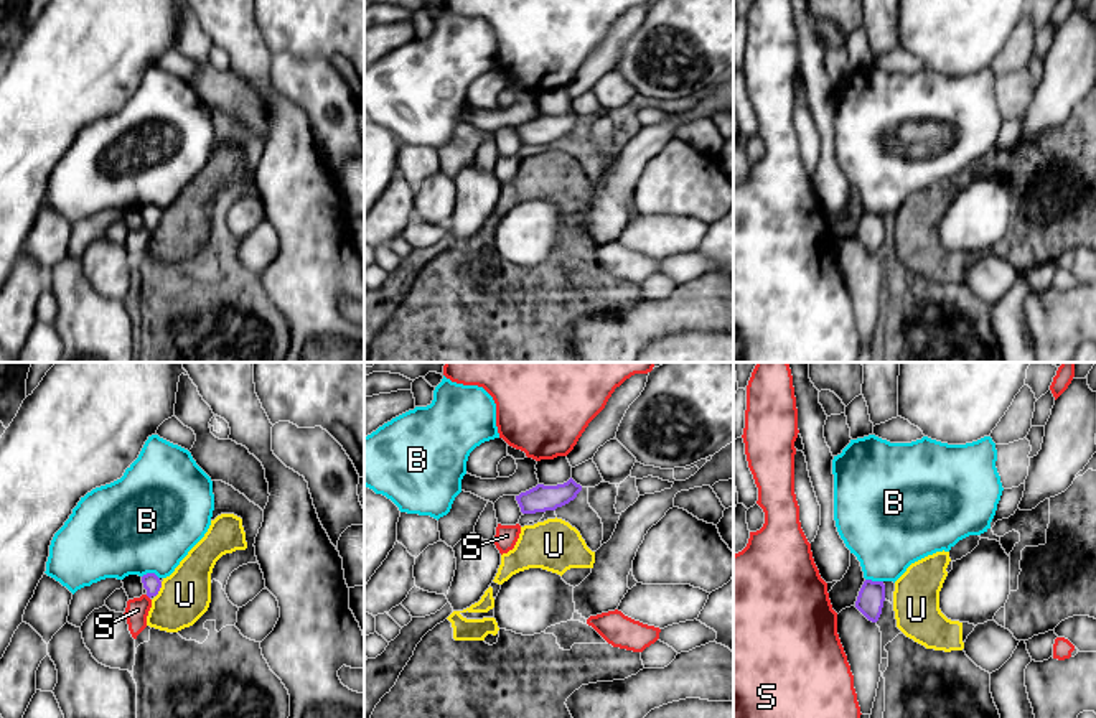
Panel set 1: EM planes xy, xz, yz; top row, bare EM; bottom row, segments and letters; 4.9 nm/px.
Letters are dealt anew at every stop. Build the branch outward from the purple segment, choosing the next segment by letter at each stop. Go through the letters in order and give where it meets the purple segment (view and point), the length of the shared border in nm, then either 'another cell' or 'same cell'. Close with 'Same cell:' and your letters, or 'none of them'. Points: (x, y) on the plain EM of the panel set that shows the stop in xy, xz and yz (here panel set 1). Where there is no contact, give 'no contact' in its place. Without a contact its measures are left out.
B: xy (150, 205) | 90 nm | another cell
S: no contact | another cell
U: xy (159, 221) | 90 nm | another cell
Same cell: none of them

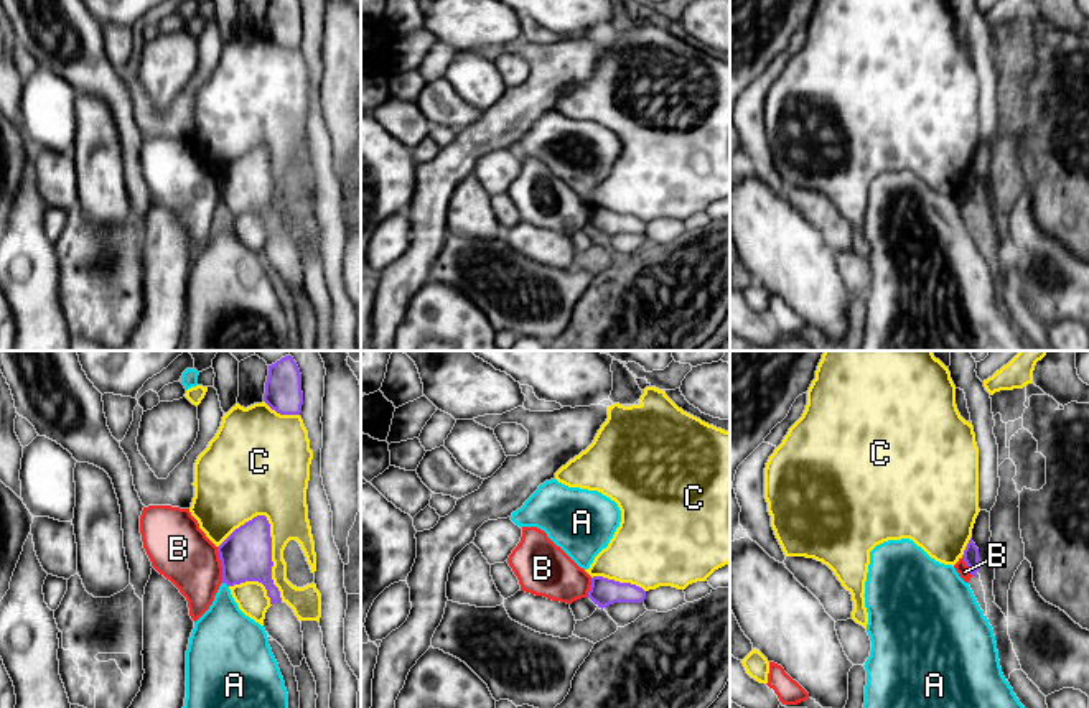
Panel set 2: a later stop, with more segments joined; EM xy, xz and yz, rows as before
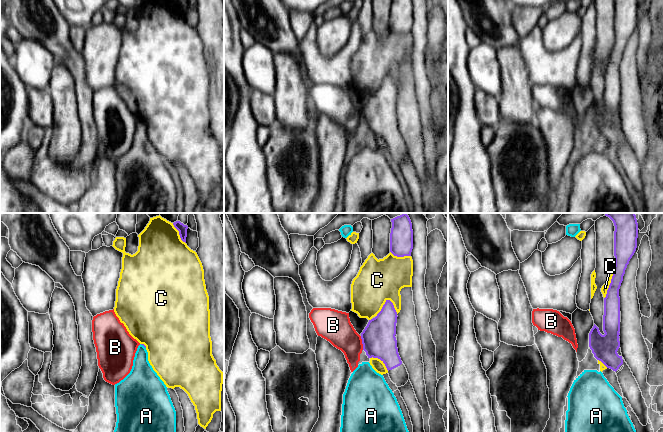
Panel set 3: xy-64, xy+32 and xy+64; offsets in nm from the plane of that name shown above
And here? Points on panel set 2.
A: xy (226, 214) | 40 nm | another cell
B: xy (221, 196) | 180 nm | another cell
C: xy (271, 186) | 440 nm | another cell
Same cell: none of them

